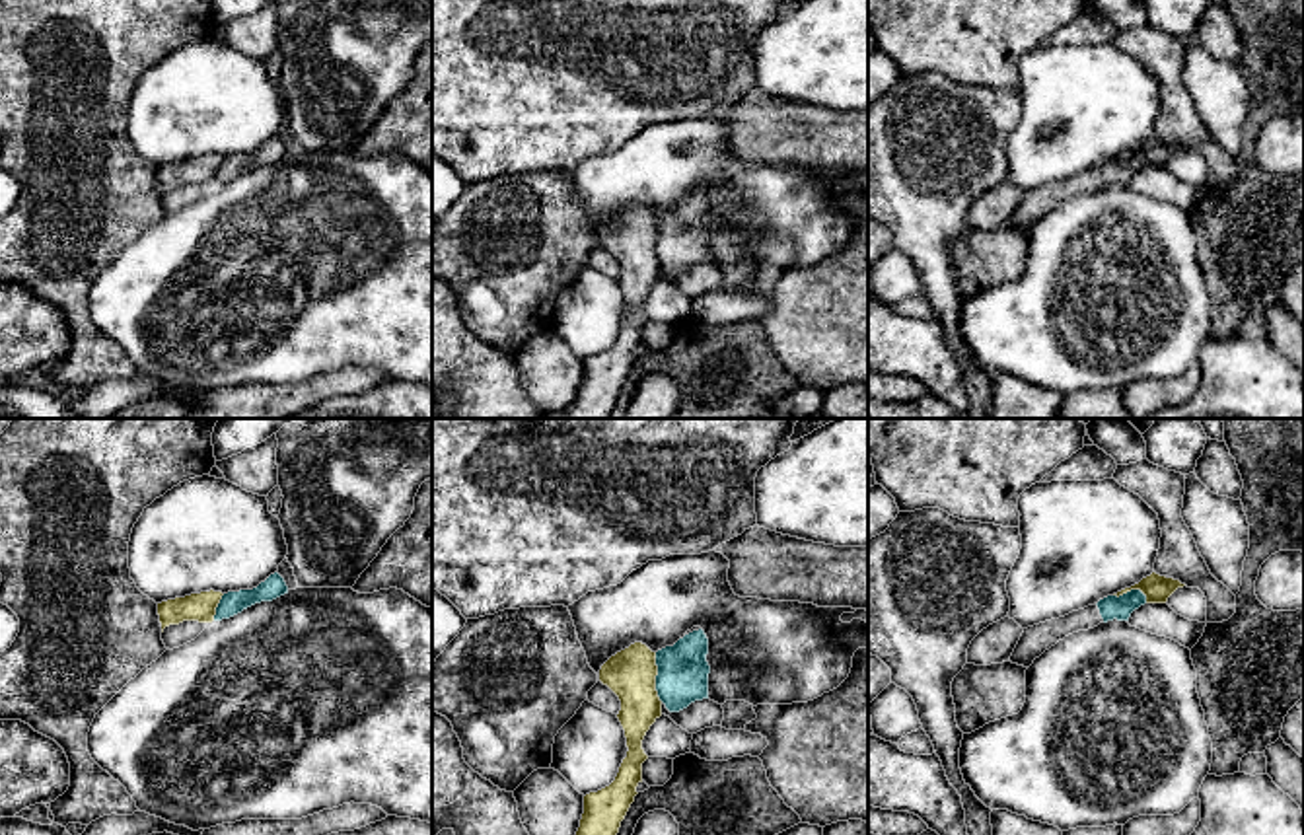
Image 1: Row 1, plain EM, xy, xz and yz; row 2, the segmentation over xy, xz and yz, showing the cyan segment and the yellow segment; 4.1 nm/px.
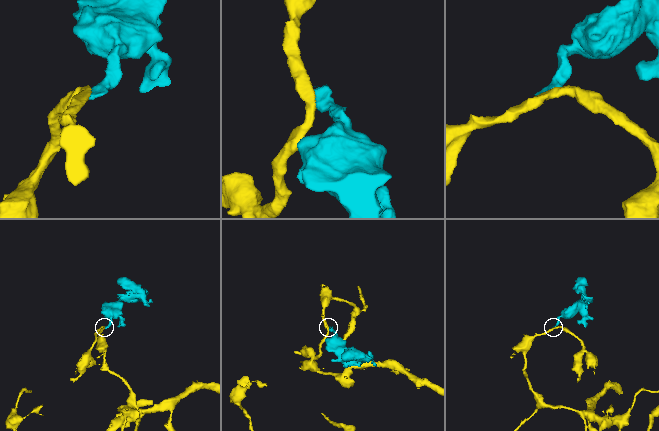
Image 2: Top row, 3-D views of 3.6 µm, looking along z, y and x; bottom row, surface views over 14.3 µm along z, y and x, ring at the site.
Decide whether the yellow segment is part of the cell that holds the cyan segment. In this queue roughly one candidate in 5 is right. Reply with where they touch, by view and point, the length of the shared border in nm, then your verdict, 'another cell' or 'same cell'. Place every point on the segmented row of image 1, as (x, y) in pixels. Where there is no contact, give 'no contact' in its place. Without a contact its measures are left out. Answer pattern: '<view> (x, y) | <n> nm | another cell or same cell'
xz (656, 678) | 220 nm | another cell

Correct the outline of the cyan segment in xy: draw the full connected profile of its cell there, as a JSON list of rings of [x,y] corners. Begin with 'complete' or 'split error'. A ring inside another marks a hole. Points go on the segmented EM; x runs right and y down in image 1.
complete; [[[274,572],[253,590],[224,594],[216,607],[214,621],[230,619],[255,603],[272,601],[284,594],[288,594],[288,586],[284,578]]]

